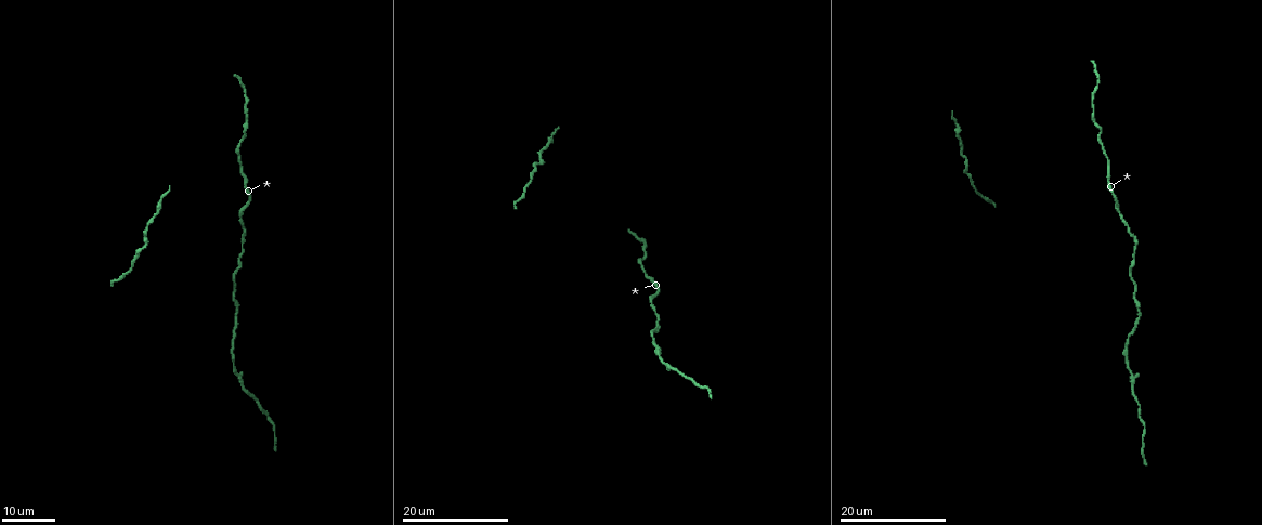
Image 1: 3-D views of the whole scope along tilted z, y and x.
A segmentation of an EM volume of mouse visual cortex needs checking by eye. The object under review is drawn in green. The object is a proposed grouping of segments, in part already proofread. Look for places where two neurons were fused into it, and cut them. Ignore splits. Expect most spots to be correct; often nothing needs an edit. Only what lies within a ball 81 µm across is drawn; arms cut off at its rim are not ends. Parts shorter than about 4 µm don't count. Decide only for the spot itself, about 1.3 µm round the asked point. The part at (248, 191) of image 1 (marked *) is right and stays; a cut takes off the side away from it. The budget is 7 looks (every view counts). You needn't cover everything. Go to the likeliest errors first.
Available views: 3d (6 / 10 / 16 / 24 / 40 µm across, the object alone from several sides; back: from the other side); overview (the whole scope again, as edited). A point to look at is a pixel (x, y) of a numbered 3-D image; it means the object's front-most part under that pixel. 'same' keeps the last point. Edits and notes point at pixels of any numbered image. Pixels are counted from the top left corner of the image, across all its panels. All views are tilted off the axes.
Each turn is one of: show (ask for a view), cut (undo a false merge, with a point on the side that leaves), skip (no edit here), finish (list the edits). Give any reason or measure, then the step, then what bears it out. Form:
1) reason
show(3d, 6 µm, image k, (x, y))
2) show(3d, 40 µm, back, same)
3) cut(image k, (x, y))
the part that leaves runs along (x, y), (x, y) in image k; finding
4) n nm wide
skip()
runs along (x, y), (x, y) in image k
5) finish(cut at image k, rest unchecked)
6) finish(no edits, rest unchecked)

three arms meet
show(3d, 24 µm, image 1, (663, 365))

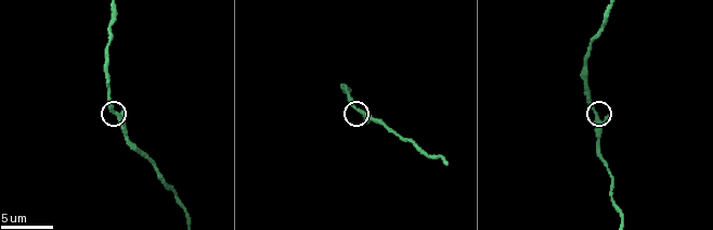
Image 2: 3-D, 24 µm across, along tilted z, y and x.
show(3d, 10 µm, image 2, (359, 109))

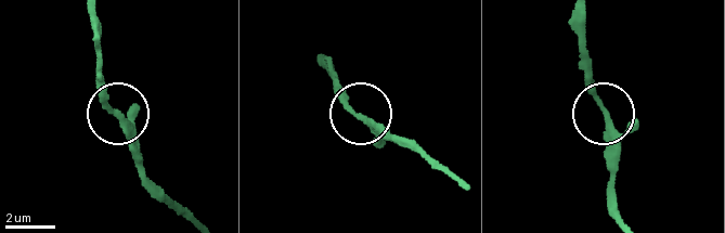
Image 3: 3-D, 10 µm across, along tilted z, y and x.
220 nm wide
skip()
runs along (585, 11), (586, 85), (607, 127), (610, 193) in image 3; continuous, no second neuron

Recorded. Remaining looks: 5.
sudden change in width
show(3d, 24 µm, image 1, (980, 194))

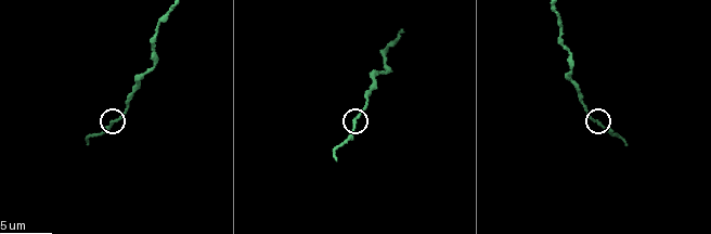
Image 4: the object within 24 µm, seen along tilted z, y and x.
show(3d, 10 µm, image 4, (356, 120))

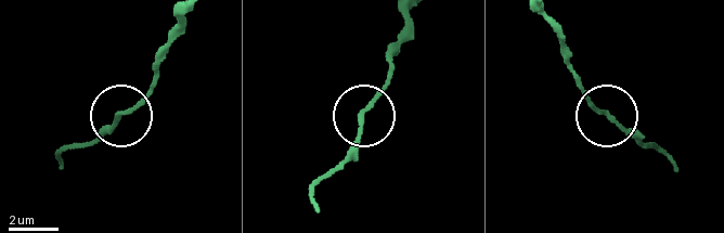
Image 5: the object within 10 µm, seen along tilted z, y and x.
skip()
runs along (183, 13), (149, 90), (80, 145) in image 5; one neuron here

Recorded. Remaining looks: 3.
thin neck
show(3d, 10 µm, image 2, (178, 194))

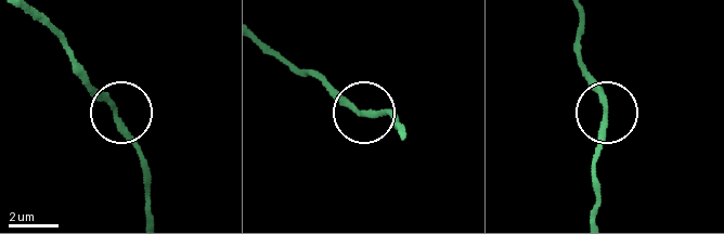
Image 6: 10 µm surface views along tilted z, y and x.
skip()
runs along (579, 10), (577, 59), (605, 117), (595, 166) in image 6; one neuron here

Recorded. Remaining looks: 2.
finish(no edits, rest unchecked)

